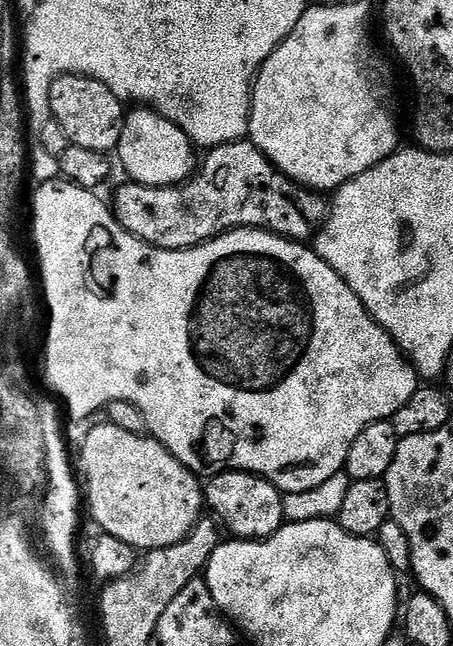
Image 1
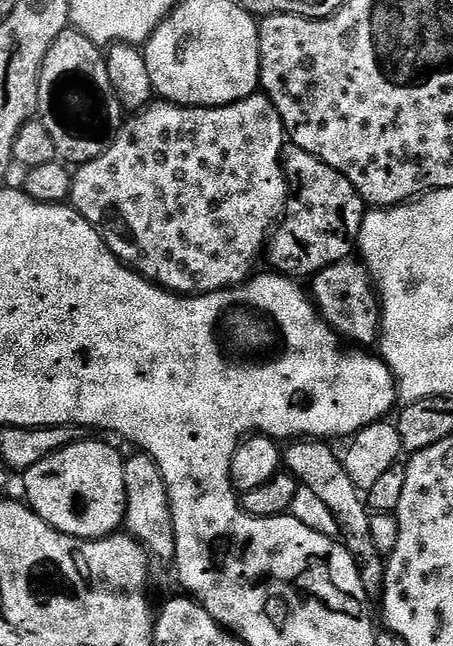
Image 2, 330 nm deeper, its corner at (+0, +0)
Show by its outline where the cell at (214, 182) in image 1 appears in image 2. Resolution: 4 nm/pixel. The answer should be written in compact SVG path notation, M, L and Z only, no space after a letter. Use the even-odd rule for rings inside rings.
M295 146L284 149L284 176L288 180L288 203L266 244L266 260L281 276L311 278L339 260L353 255L358 244L366 205L354 186L338 170L326 166L314 154Z

